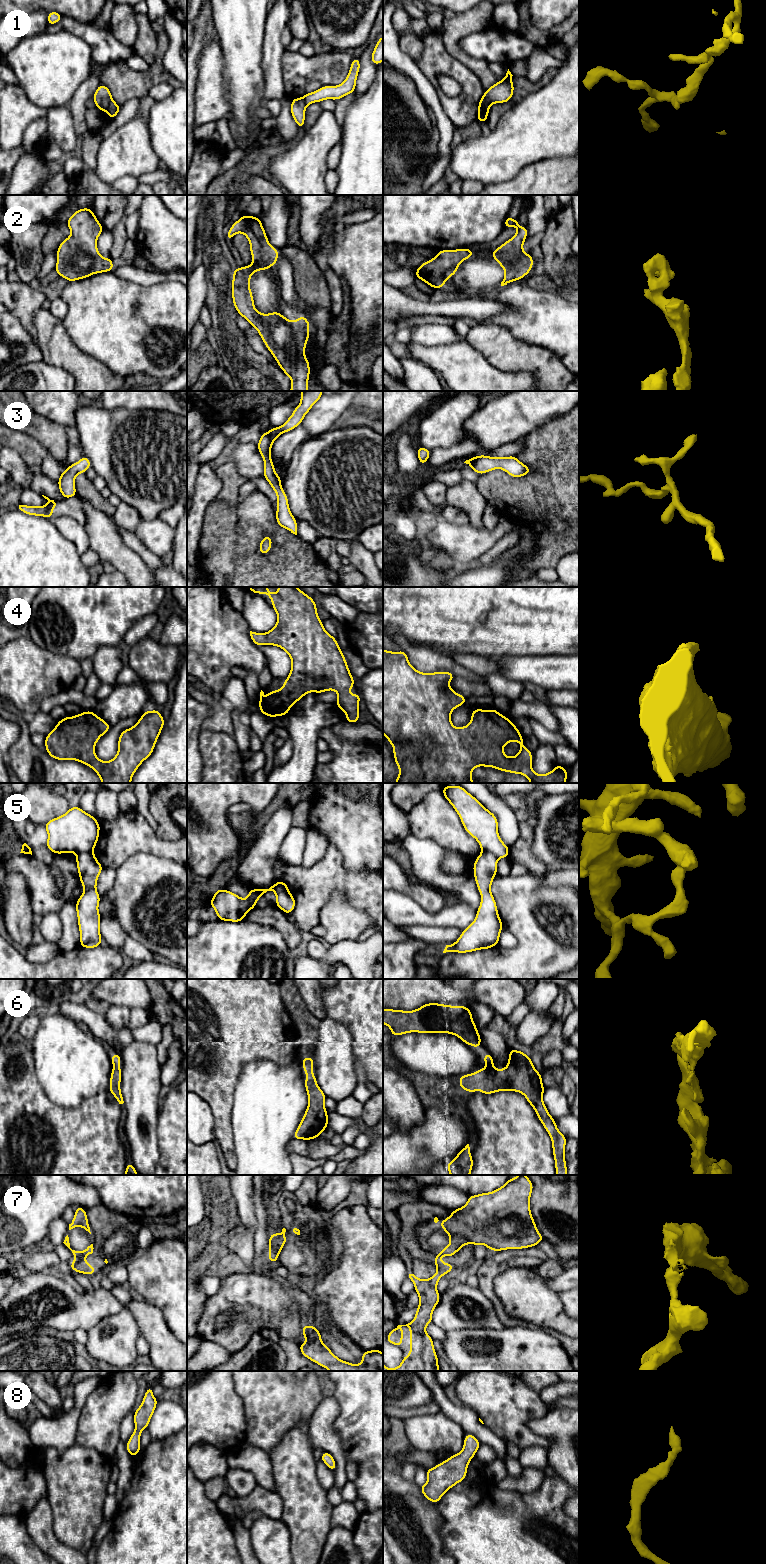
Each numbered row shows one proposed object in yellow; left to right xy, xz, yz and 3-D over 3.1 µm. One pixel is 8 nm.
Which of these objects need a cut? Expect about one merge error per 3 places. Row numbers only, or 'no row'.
1, 5, 7

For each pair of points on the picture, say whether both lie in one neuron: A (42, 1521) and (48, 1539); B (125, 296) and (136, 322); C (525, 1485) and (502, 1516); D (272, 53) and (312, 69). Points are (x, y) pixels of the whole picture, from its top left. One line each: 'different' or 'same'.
A: same
B: same
C: different
D: different

